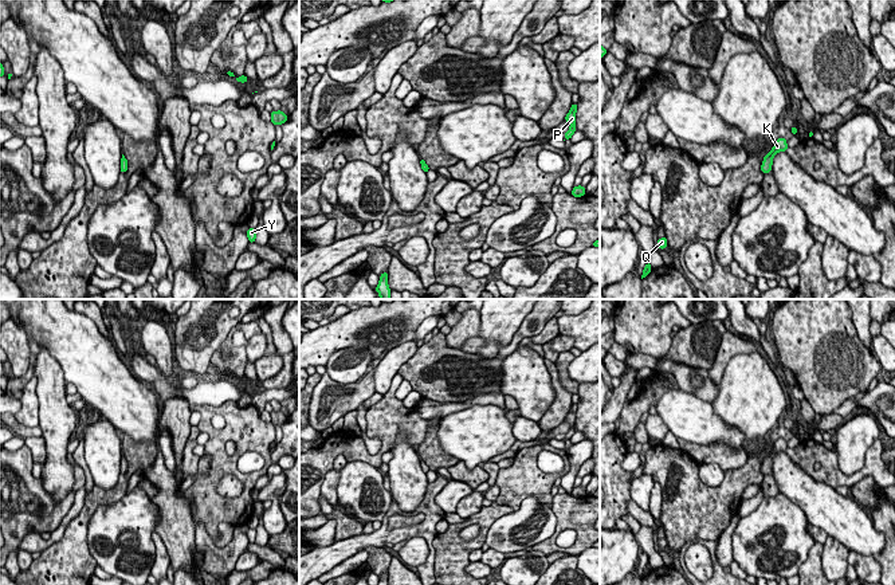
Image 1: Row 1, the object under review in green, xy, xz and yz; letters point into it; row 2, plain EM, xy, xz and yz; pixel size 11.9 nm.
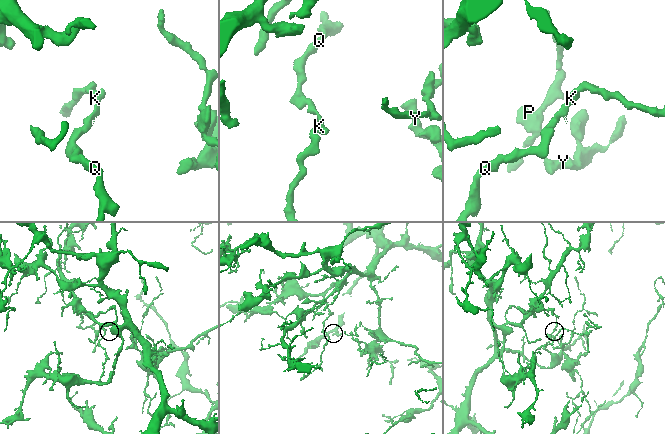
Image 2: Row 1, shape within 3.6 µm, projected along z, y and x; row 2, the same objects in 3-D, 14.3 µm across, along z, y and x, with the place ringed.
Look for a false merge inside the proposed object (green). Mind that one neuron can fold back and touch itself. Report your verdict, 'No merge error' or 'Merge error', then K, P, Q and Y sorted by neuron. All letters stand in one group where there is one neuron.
No merge error. Groups: K P Q Y

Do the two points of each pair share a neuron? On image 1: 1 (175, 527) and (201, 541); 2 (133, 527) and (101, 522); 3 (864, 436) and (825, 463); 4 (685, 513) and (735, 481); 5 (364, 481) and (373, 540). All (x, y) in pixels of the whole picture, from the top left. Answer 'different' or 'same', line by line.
1: different
2: same
3: different
4: same
5: different

